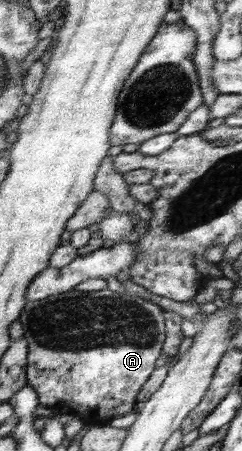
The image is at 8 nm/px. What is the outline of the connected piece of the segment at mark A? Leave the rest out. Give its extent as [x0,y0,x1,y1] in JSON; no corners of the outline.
[20,288,166,426]

